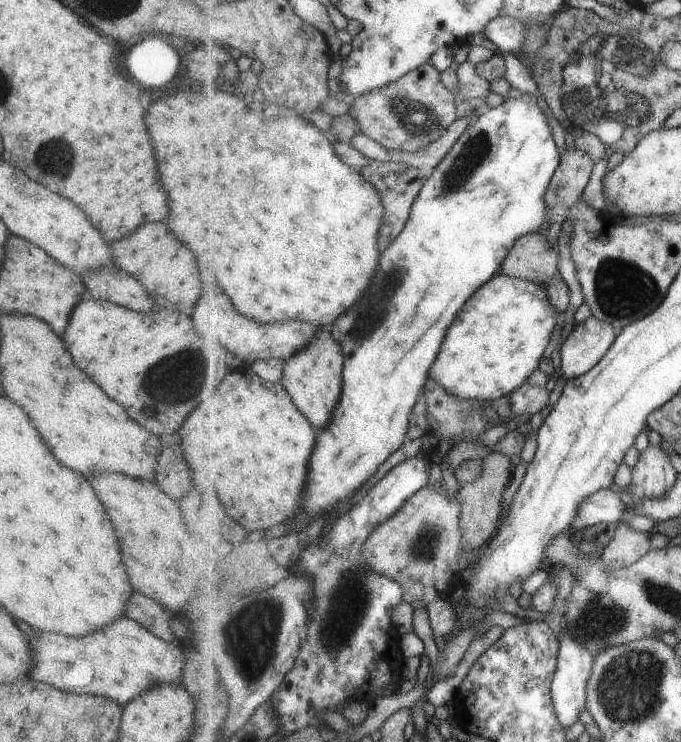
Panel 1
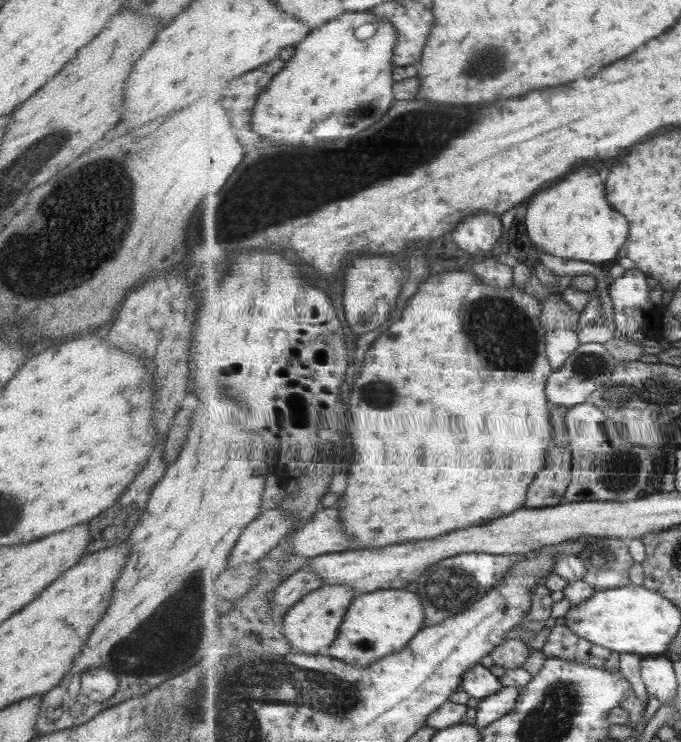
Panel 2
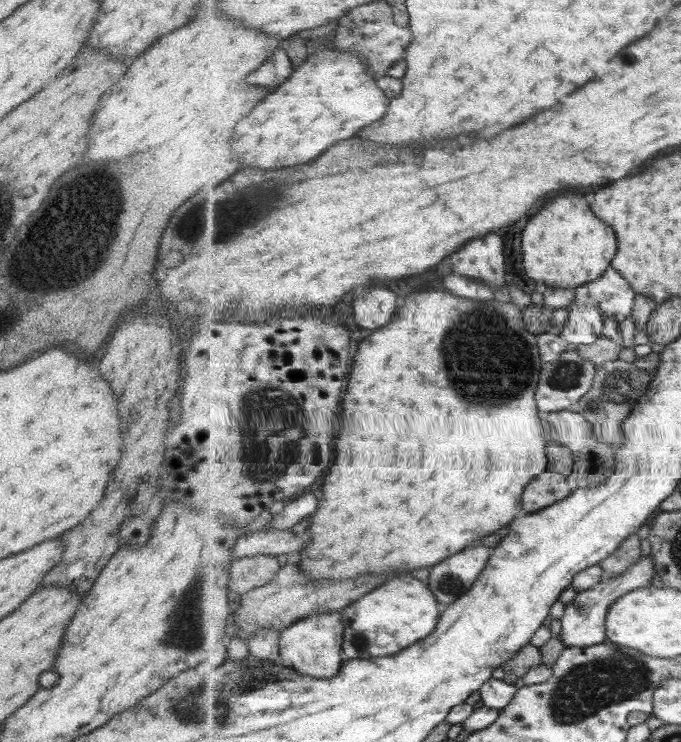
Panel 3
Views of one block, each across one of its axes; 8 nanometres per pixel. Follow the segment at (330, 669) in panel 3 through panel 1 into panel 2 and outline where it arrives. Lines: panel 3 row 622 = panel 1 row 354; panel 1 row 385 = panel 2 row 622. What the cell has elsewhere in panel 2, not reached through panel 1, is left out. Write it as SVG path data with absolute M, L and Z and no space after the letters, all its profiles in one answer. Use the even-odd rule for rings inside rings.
M321 586L312 594L297 602L284 617L283 635L297 652L303 654L324 654L338 640L348 609L357 598L357 590L351 586Z

